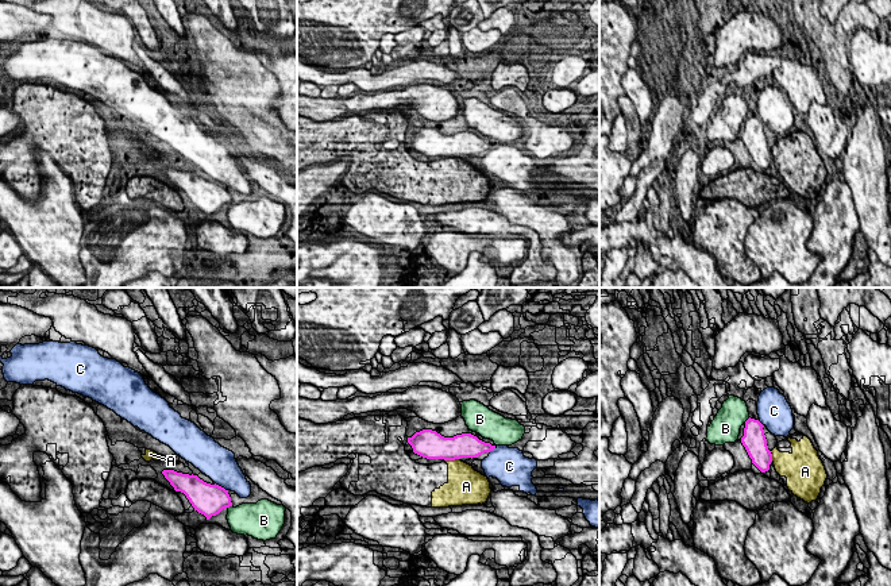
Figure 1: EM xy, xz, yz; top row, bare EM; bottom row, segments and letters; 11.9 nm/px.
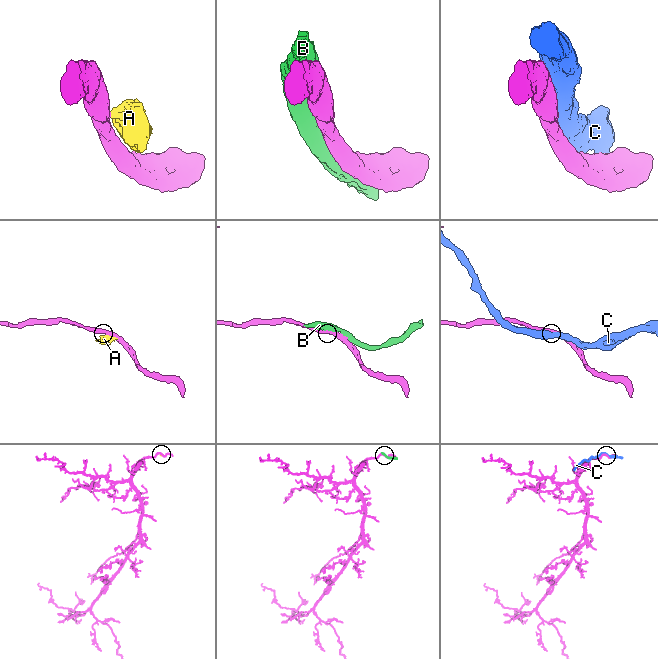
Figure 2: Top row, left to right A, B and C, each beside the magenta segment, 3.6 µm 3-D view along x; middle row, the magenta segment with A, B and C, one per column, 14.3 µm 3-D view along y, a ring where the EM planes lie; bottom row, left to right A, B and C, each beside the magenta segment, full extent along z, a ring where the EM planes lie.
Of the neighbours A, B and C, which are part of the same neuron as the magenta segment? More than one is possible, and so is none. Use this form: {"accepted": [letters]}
{"accepted": []}

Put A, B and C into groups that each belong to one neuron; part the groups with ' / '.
A / B / C

